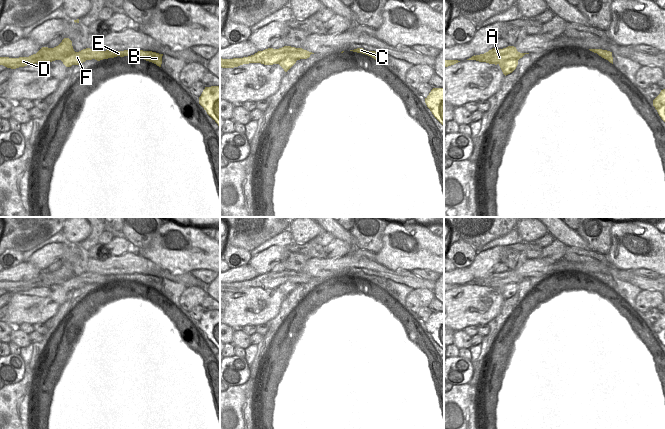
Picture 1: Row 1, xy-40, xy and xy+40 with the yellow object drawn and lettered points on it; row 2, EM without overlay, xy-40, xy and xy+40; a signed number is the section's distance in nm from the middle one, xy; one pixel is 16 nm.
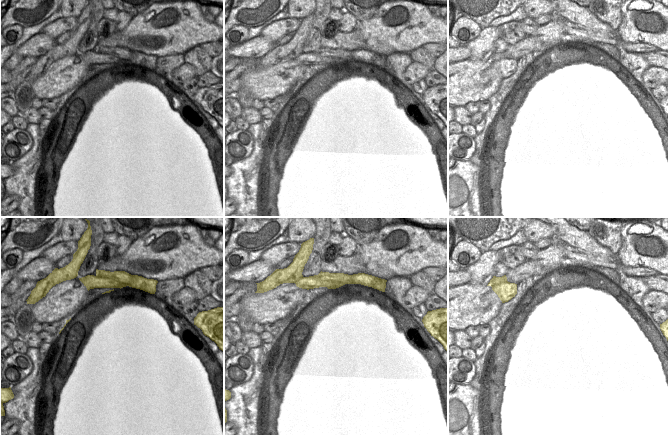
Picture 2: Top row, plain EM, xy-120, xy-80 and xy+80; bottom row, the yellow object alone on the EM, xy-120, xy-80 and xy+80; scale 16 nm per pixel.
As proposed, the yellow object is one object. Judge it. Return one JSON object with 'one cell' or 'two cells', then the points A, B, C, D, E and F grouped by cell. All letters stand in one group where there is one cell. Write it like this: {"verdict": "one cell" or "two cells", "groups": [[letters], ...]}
{"verdict": "two cells", "groups": [["A", "D"], ["B", "C", "E", "F"]]}

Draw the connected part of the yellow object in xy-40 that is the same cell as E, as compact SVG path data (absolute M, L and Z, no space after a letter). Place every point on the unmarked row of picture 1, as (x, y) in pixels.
M86 272L81 274L80 276L75 276L71 278L70 280L64 282L61 285L66 291L71 291L72 289L79 289L85 286L86 284L95 283L97 285L100 285L103 283L114 282L117 280L120 281L136 280L161 291L163 278L159 278L152 275L143 275L138 273L124 274L124 275L113 275L113 274L101 275L101 274Z

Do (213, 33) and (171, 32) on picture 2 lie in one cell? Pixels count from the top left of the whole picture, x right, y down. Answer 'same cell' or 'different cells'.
same cell

